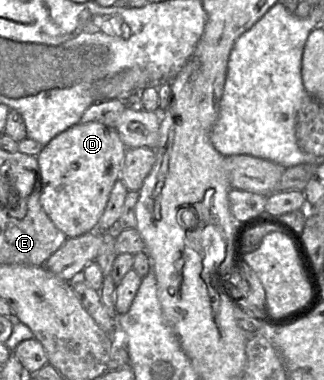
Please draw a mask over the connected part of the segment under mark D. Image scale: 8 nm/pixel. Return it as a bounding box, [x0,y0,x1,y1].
[37,122,127,238]

